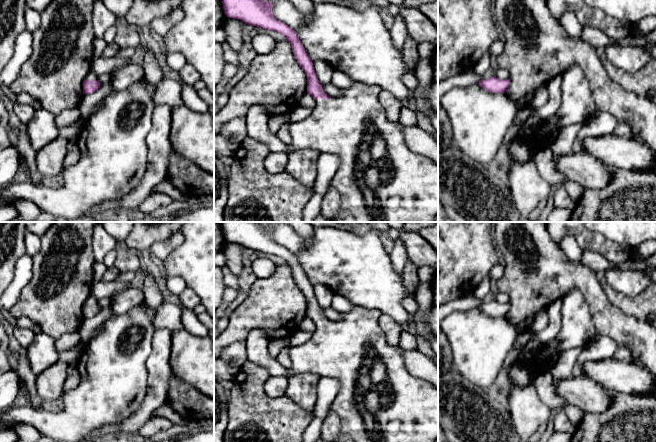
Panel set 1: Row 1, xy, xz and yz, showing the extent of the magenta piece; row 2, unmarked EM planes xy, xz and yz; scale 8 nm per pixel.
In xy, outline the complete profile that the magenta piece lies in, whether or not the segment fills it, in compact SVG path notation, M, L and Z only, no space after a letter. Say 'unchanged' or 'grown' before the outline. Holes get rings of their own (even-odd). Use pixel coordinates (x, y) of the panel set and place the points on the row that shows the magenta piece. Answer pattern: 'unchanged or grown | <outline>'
grown | M90 72L83 81L83 94L91 94L100 87L98 76Z

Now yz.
unchanged | M494 76L489 79L482 79L478 84L486 91L492 93L505 93L509 87L510 80L500 80Z

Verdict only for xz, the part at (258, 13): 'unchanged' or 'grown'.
grown

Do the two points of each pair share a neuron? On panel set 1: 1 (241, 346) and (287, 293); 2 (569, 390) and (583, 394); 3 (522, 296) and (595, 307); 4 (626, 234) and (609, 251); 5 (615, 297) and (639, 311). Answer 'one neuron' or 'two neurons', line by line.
1: two neurons
2: one neuron
3: one neuron
4: two neurons
5: one neuron

